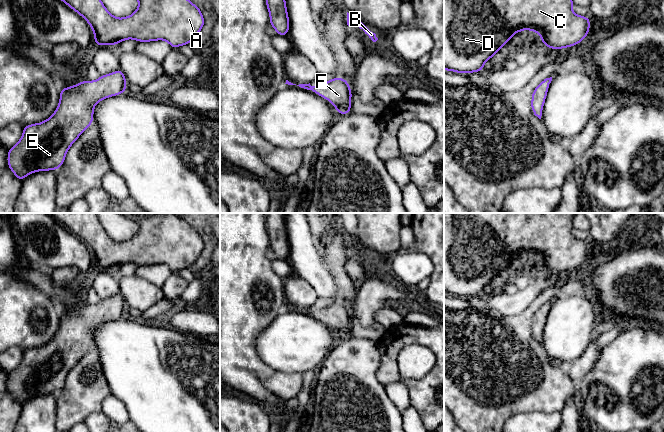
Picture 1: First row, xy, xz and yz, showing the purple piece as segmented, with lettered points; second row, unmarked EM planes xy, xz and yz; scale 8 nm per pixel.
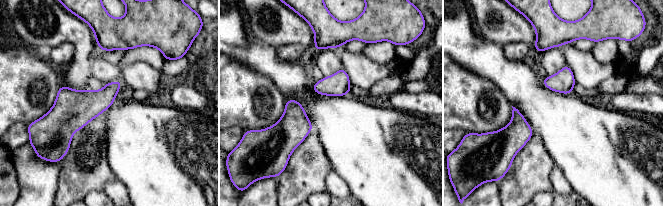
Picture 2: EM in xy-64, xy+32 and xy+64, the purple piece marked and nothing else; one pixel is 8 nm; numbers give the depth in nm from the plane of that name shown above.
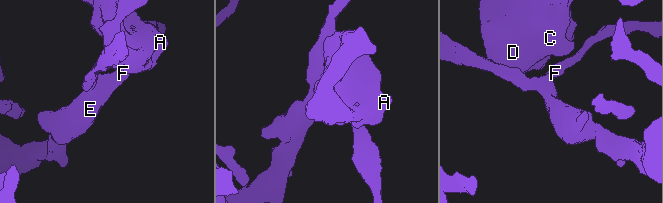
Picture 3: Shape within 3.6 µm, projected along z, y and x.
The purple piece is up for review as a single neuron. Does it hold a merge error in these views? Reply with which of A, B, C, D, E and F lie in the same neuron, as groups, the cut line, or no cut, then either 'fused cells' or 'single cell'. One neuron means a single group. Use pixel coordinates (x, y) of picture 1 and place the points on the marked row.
groups A B C D E F; cut none; single cell

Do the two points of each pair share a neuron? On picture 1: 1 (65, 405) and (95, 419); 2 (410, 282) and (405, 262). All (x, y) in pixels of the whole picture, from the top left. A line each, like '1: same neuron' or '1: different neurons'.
1: different neurons
2: same neuron

